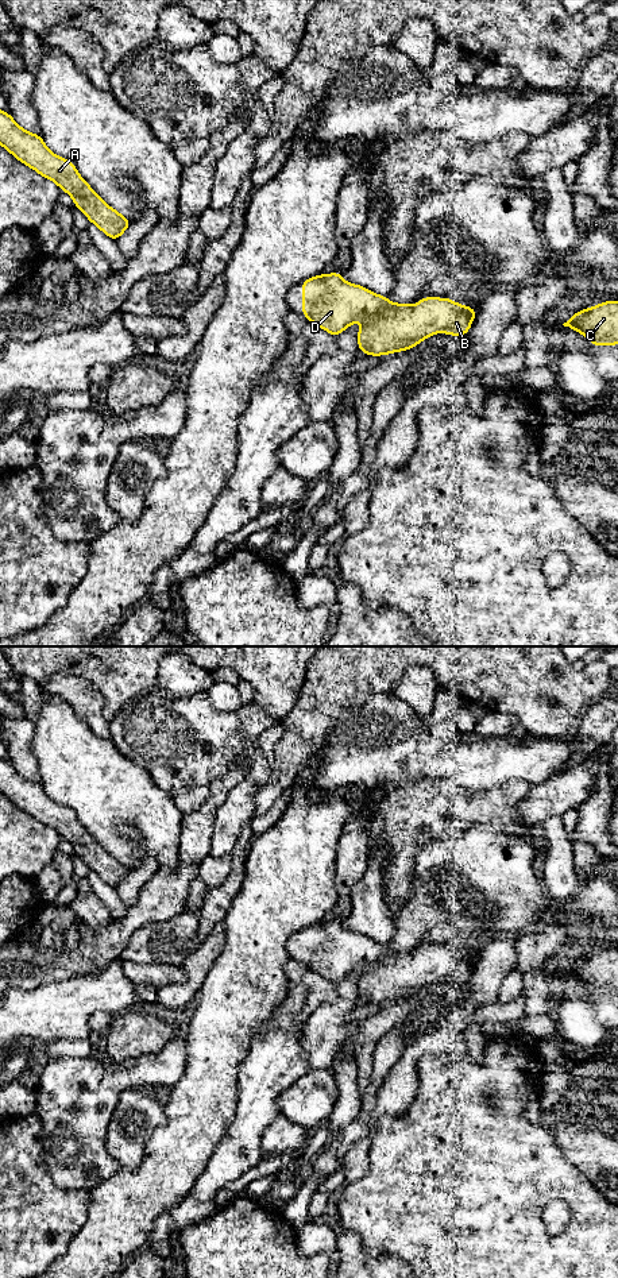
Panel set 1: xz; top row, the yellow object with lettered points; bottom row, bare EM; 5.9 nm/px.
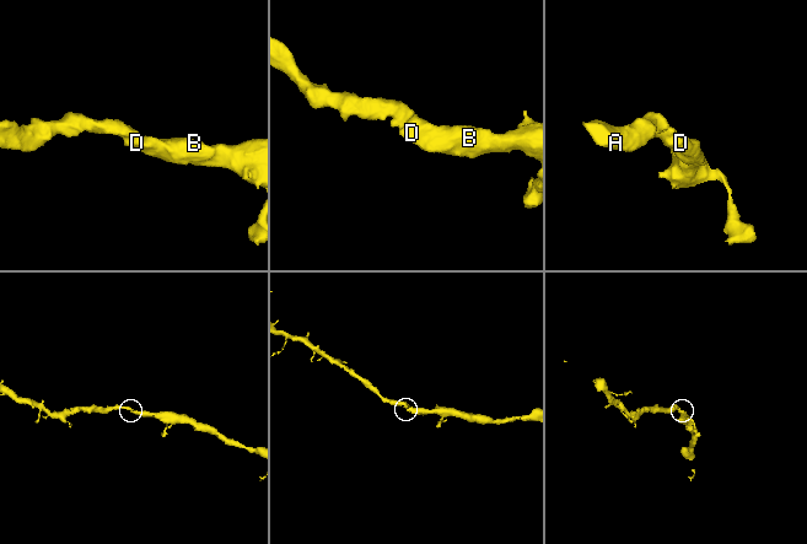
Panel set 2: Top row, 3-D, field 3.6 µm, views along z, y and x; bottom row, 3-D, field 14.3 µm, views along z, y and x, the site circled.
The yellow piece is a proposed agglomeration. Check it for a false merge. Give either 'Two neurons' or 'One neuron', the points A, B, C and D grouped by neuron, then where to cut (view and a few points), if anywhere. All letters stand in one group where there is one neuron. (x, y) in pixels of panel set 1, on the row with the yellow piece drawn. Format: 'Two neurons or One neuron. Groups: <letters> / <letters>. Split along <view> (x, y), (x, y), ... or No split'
One neuron. Groups: A B C D. No split

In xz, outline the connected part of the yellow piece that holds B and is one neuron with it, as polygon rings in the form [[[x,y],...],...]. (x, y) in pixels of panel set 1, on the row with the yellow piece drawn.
[[[341,273],[316,275],[302,282],[302,314],[332,336],[340,335],[358,320],[371,318],[362,324],[358,333],[360,352],[385,355],[406,351],[420,344],[425,337],[439,332],[461,336],[471,328],[476,310],[463,306],[449,298],[426,297],[417,305],[393,304],[387,297],[378,296],[360,285],[352,285],[341,278]]]

